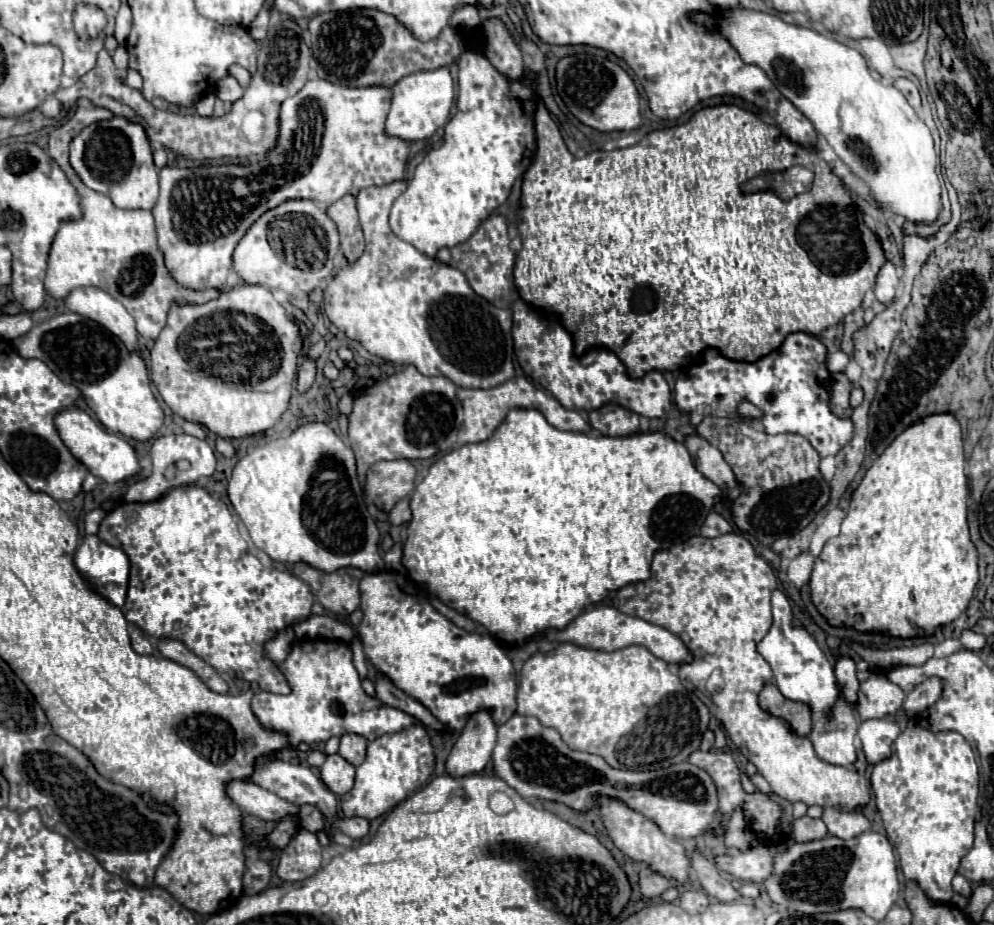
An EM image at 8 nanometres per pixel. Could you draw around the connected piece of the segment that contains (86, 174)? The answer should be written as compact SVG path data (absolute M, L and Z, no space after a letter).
M114 115L110 119L102 119L84 127L70 143L70 165L86 187L108 195L120 209L152 209L158 199L158 169L152 161L152 147L148 143L146 131L140 123L134 123L126 117Z

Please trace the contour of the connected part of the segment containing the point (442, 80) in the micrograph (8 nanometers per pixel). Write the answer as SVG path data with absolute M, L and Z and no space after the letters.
M448 67L406 75L394 85L394 97L392 97L392 109L386 121L386 133L406 141L426 139L438 127L446 125L452 103L454 103L454 83Z

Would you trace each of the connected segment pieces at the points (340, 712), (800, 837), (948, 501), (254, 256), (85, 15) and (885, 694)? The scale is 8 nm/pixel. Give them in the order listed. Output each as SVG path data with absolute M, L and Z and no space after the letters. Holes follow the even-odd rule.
M296 641L278 667L286 675L292 693L276 695L260 691L252 697L252 711L266 729L286 733L292 747L302 741L308 745L328 741L330 737L340 737L344 733L358 733L368 741L374 741L380 735L404 731L416 721L412 715L400 709L390 709L386 703L380 703L380 699L366 695L360 675L352 665L352 651L340 641Z
M804 815L792 823L792 835L794 835L796 843L808 843L808 841L826 837L828 829L822 819L812 819L812 817Z
M948 413L930 415L924 423L900 433L852 493L840 535L826 541L820 557L816 557L808 583L812 603L832 627L852 627L902 639L934 635L938 627L952 623L966 611L978 583L978 553L968 535L966 515L968 485L960 425ZM856 615L862 619L858 621Z
M288 201L282 203L280 207L266 211L244 235L244 239L238 243L234 251L234 269L246 283L256 283L256 285L268 285L270 289L286 291L290 295L298 291L310 291L312 285L308 281L316 281L316 285L332 273L334 267L334 257L340 249L340 239L338 239L338 229L336 223L328 217L328 213L316 205L316 201Z
M80 5L74 11L74 27L76 33L82 39L90 39L90 37L98 37L100 31L106 25L106 15L102 11L96 11L96 7L88 7L88 5Z
M872 673L868 681L860 683L858 713L862 719L882 719L894 715L904 703L904 691L886 679L886 675Z

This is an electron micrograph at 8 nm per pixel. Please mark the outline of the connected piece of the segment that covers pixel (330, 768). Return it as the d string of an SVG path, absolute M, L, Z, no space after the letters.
M328 755L324 765L320 767L322 781L334 795L344 795L354 785L354 765L342 759L340 755Z

